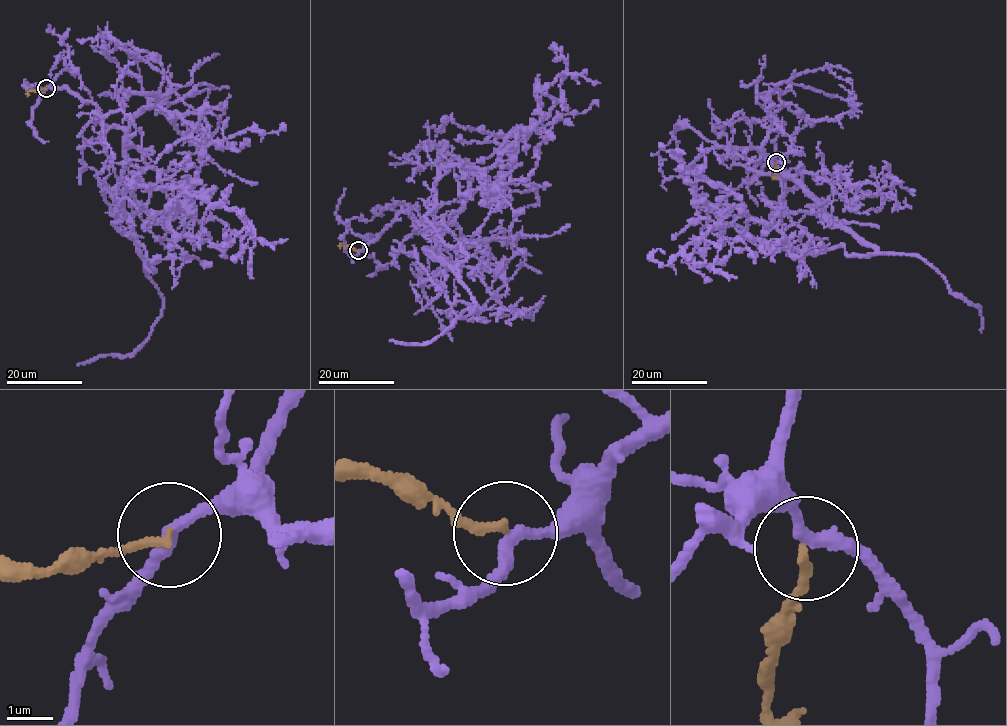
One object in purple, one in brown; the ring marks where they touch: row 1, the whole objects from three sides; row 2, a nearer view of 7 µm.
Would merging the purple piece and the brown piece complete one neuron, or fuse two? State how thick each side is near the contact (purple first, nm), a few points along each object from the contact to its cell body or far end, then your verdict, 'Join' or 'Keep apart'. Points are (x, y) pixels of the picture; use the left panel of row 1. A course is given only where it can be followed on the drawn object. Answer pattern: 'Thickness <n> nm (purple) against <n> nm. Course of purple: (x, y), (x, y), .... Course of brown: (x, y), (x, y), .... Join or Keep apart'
Thickness 260 nm (purple) against 190 nm. Course of purple: (46, 87), (98, 109), (130, 225), (114, 225), (129, 186), (179, 186), (237, 212), (242, 262). Course of brown: (46, 88), (27, 92). Keep apart

